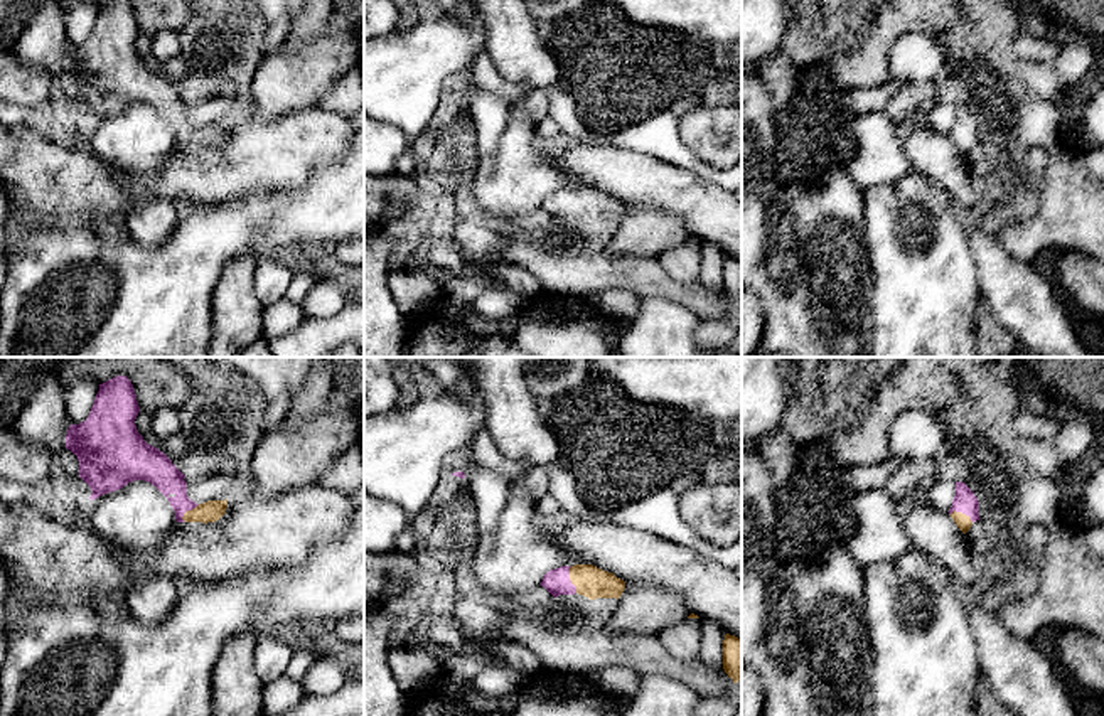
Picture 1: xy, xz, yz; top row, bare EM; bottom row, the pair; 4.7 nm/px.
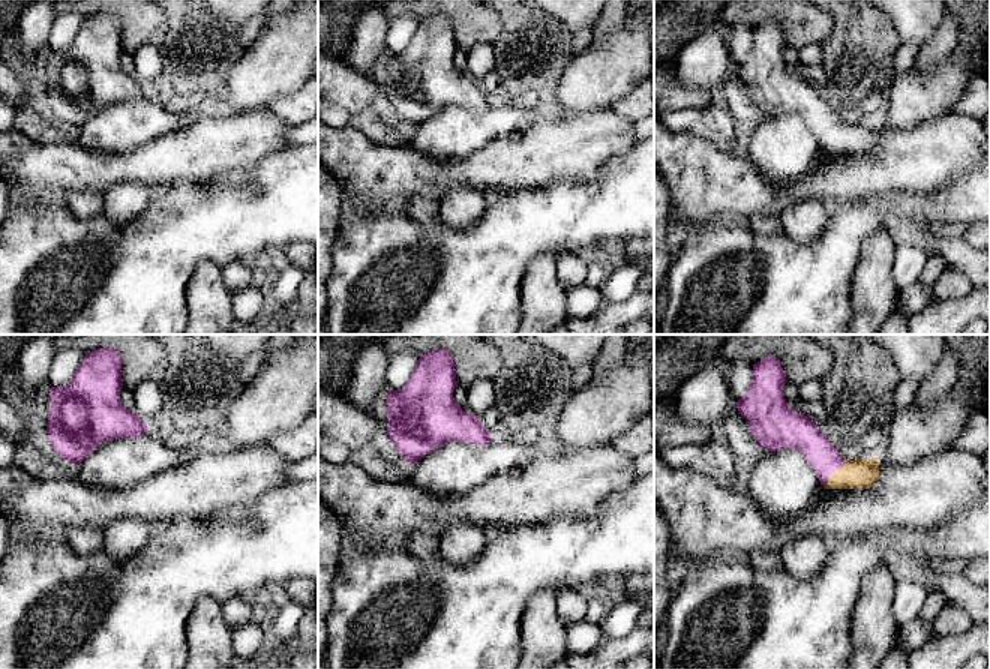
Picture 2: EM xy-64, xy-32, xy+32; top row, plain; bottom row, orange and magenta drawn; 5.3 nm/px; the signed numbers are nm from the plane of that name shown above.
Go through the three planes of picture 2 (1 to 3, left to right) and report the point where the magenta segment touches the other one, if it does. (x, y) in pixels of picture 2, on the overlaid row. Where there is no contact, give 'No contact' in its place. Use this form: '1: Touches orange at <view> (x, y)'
1: No contact
2: No contact
3: Touches orange at xy+32 (836, 471)

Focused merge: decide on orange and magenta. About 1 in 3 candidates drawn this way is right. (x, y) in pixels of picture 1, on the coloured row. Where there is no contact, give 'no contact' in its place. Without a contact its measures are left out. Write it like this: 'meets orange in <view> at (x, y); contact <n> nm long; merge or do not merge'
meets orange in xz at (570, 578); contact 130 nm long; merge

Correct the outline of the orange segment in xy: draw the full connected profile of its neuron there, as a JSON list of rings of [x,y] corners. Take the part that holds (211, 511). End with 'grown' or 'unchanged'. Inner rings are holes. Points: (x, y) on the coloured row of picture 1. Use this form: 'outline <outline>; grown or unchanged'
outline [[[116,376],[99,384],[88,419],[69,426],[66,448],[79,460],[79,477],[93,490],[89,499],[145,480],[169,499],[177,522],[219,521],[226,514],[228,499],[204,504],[190,500],[185,475],[138,433],[135,425],[138,413],[131,381]]]; grown

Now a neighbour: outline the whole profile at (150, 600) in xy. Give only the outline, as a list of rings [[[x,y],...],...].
[[[147,576],[126,586],[121,606],[145,625],[163,622],[179,600],[179,583],[167,576]]]

